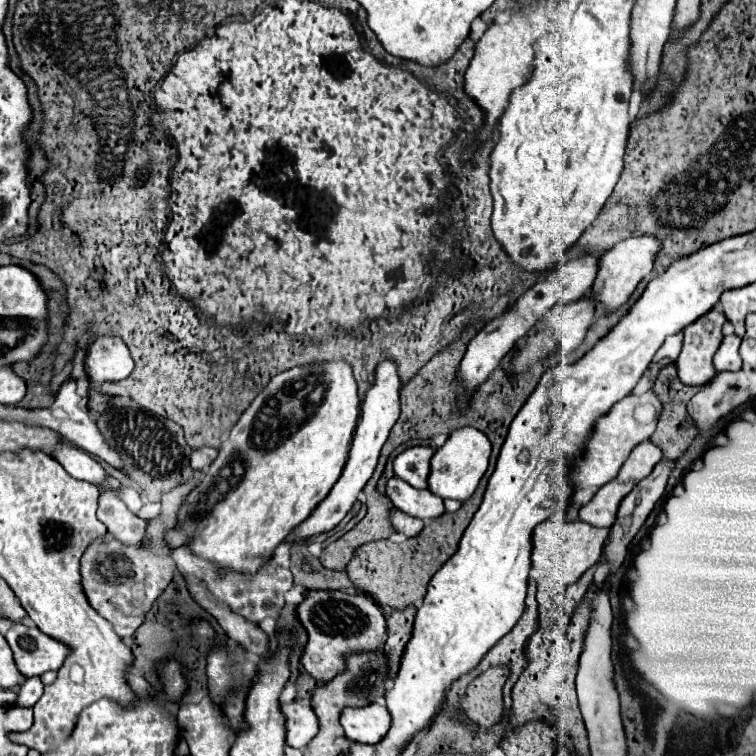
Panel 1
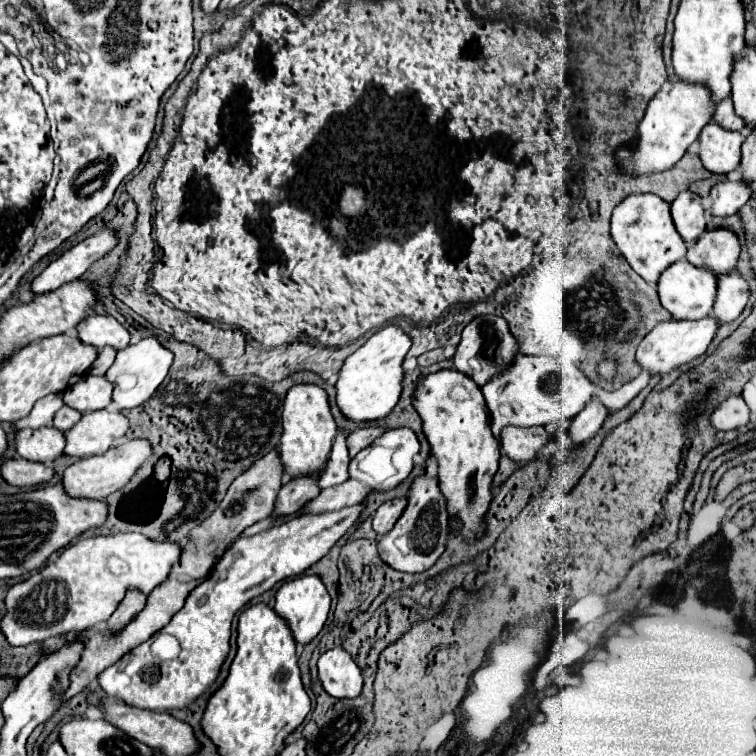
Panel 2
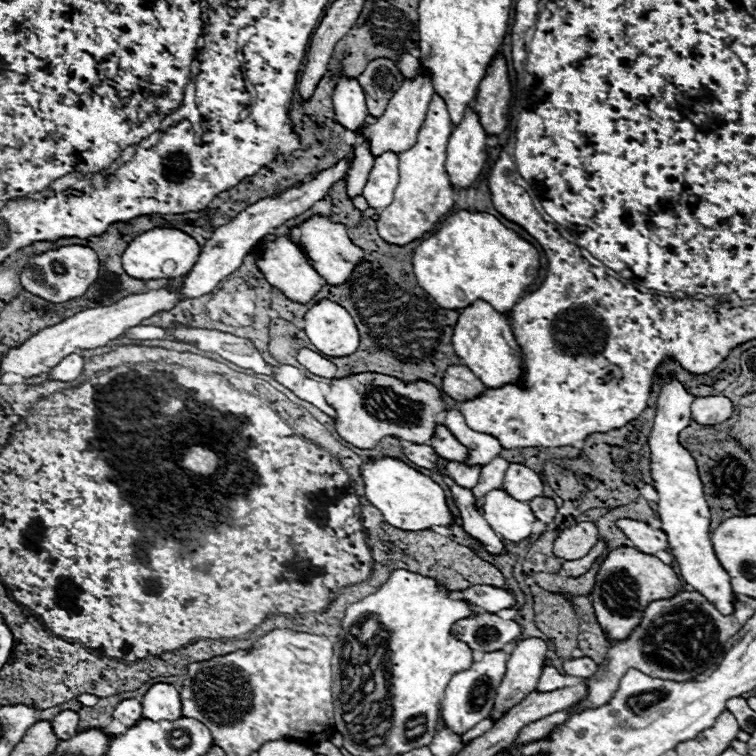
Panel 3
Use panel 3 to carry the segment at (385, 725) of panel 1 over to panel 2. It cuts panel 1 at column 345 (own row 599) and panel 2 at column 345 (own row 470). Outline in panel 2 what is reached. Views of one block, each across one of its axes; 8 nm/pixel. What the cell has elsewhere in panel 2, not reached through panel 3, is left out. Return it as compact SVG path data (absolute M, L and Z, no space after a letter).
M332 648L318 660L322 688L334 698L356 698L362 692L362 672L344 648Z

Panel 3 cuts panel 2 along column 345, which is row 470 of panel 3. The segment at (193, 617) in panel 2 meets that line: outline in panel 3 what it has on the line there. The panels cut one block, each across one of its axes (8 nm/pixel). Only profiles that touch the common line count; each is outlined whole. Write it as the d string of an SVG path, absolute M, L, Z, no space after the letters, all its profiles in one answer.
M512 464L504 476L502 486L518 502L530 502L532 498L542 496L544 482L532 468L528 468L524 464Z

